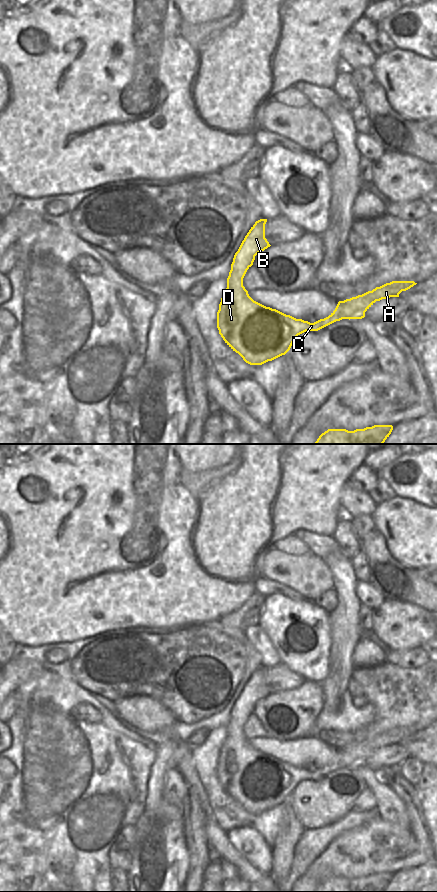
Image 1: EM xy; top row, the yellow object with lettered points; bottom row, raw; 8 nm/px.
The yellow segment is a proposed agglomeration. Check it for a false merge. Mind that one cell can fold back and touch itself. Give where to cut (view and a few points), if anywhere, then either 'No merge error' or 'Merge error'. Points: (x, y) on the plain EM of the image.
No split. No merge error.

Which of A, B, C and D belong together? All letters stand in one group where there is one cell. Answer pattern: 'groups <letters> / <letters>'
groups A B C D

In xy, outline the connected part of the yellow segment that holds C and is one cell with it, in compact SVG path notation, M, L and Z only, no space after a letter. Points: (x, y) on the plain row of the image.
M267 667L256 669L235 701L227 726L227 736L221 746L217 760L219 782L225 791L250 813L262 813L285 803L290 798L297 784L306 779L318 779L342 767L362 767L365 765L365 760L376 749L390 745L399 745L402 739L406 739L417 732L414 729L392 729L386 731L362 743L339 749L335 758L328 765L314 771L296 767L276 757L266 755L254 749L243 734L243 726L247 718L253 713L255 704L271 694L265 686L266 670Z

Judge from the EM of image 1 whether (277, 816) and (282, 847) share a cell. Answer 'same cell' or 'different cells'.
different cells

